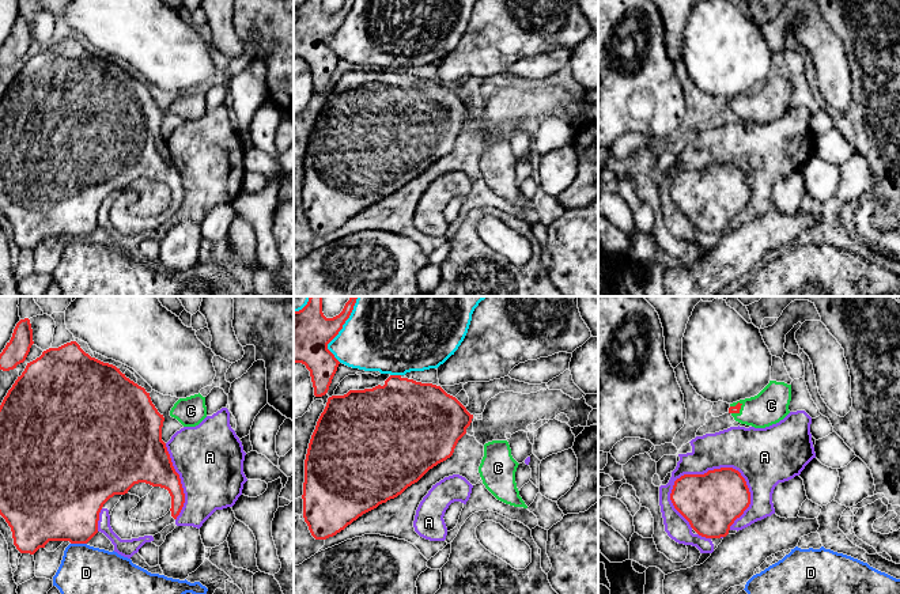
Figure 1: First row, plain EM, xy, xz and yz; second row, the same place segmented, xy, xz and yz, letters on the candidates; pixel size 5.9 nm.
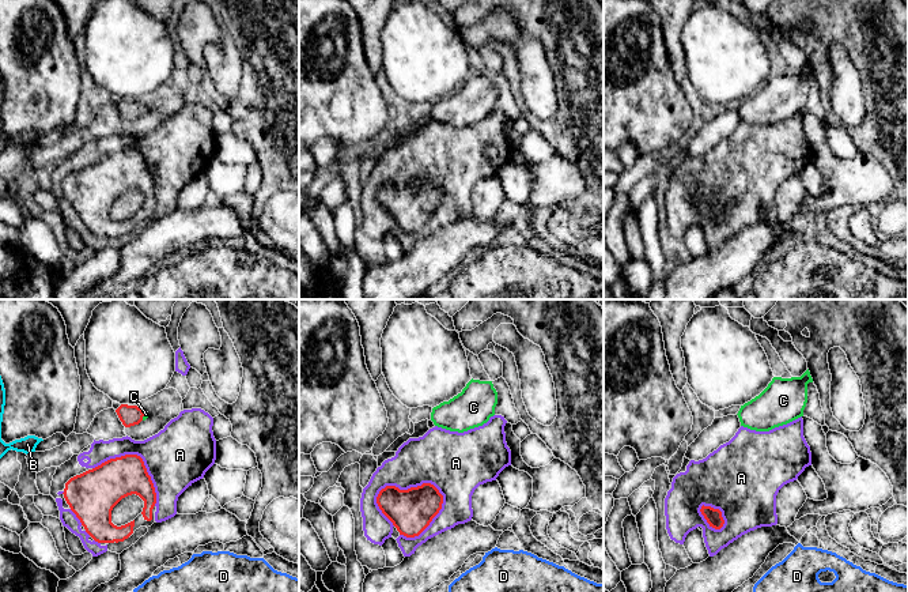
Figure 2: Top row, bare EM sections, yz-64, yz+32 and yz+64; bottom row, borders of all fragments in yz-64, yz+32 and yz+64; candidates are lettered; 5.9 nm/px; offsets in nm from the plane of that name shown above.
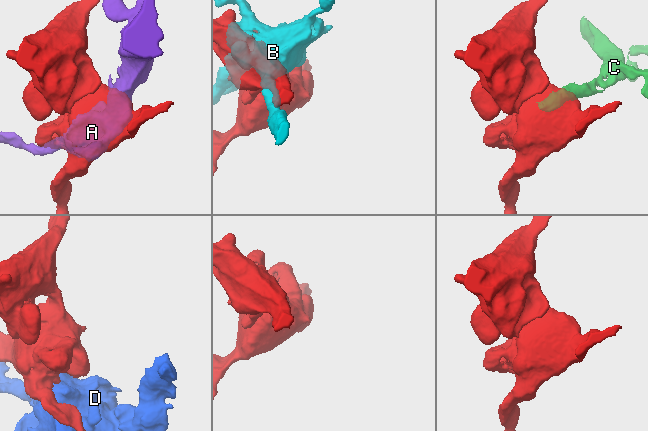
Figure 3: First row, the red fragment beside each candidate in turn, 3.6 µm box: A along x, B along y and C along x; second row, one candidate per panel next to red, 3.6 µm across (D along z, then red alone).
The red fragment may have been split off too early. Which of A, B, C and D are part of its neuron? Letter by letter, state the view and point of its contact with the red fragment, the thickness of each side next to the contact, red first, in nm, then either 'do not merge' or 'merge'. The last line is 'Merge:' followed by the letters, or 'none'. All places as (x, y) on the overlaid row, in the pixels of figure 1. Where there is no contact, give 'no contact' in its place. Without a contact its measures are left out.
A: contact yz (708, 470); calibres 340 and 260 nm; do not merge
B: contact xz (341, 328); calibres 300 and 460 nm; do not merge
C: contact yz (738, 411); calibres 50 and 200 nm; merge
D: contact xy (79, 543); calibres 440 and 280 nm; do not merge
Merge: C

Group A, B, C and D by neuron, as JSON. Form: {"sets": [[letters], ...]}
{"sets": [["A"], ["B"], ["C"], ["D"]]}

